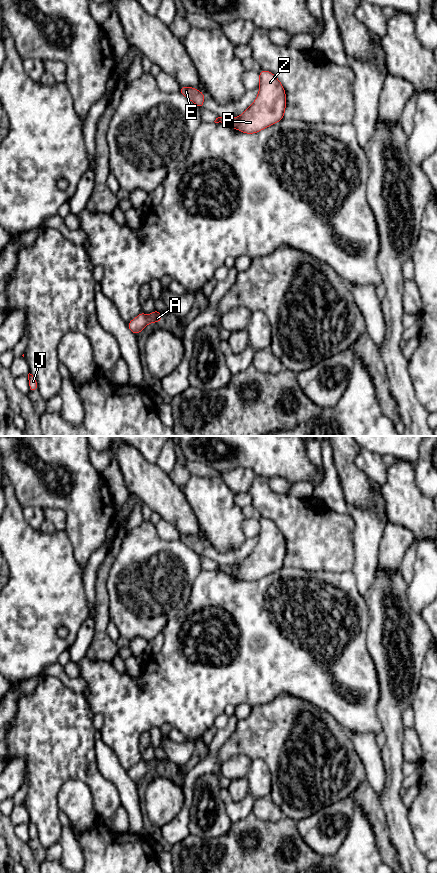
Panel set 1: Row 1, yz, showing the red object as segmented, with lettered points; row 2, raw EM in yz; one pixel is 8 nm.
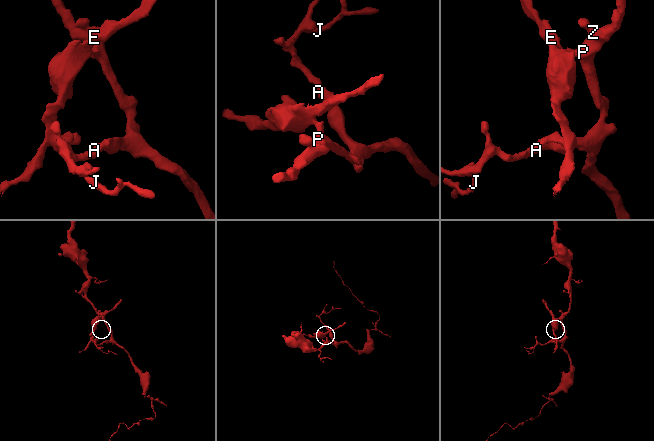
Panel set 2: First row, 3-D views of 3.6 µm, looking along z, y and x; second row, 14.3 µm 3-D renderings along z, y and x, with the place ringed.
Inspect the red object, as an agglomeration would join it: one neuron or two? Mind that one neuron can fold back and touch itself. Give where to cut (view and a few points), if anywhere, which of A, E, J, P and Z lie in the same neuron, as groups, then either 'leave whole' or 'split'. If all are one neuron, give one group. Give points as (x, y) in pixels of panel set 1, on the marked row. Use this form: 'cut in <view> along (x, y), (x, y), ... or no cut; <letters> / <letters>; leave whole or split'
cut in yz along (216, 118), (219, 121); A J P Z / E; split

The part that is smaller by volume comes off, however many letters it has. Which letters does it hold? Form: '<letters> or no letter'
E

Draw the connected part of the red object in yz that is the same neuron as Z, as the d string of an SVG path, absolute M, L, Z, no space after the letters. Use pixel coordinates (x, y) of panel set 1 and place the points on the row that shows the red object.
M270 71L259 72L259 91L254 102L238 117L218 117L226 126L242 133L254 134L284 118L286 92L279 79Z

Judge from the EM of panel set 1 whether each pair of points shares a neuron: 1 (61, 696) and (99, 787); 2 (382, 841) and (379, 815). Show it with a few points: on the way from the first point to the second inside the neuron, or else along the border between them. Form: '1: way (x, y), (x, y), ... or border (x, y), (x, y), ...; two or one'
1: way (61, 719), (61, 733), (90, 764); one
2: way (382, 835), (379, 821); one

